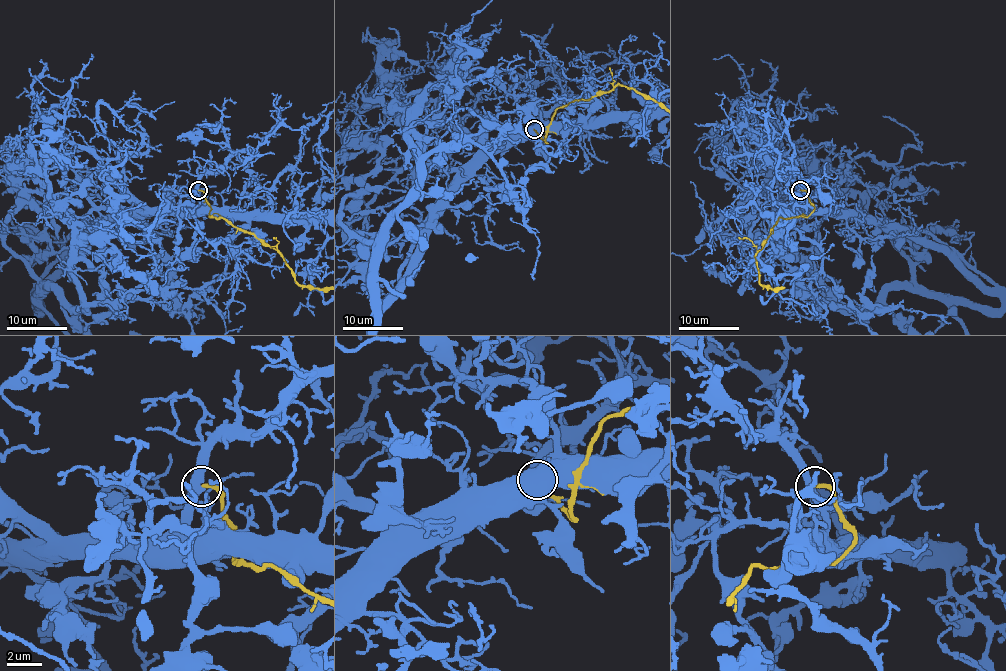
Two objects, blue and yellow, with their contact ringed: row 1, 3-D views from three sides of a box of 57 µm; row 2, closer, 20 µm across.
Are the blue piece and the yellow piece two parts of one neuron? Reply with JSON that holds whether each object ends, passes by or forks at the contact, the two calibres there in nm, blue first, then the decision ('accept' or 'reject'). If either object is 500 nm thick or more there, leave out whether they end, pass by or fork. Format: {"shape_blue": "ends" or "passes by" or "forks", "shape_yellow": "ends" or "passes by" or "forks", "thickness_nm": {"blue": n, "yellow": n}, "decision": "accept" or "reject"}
{"shape_blue": "passes by", "shape_yellow": "ends", "thickness_nm": {"blue": 460, "yellow": 220}, "decision": "reject"}

